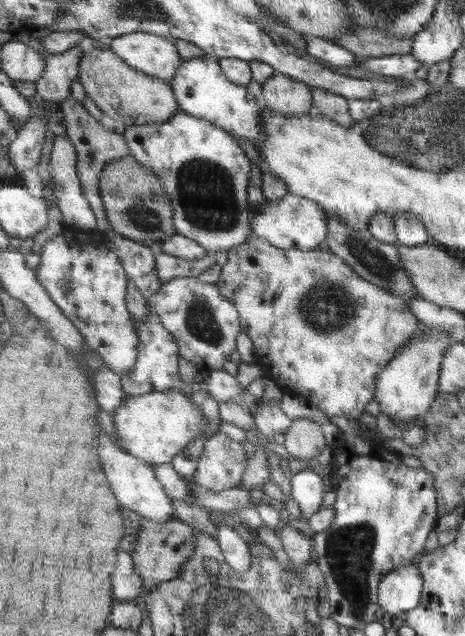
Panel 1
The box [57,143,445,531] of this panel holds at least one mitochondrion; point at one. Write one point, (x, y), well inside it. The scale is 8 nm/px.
(208, 197)

